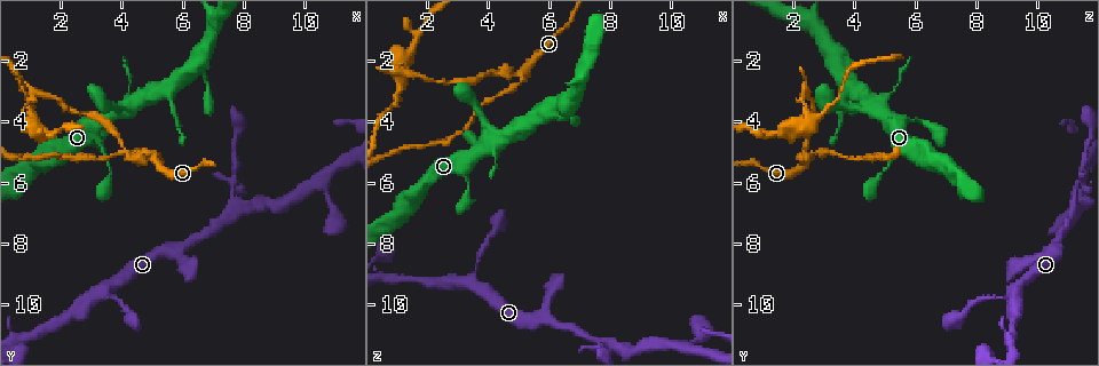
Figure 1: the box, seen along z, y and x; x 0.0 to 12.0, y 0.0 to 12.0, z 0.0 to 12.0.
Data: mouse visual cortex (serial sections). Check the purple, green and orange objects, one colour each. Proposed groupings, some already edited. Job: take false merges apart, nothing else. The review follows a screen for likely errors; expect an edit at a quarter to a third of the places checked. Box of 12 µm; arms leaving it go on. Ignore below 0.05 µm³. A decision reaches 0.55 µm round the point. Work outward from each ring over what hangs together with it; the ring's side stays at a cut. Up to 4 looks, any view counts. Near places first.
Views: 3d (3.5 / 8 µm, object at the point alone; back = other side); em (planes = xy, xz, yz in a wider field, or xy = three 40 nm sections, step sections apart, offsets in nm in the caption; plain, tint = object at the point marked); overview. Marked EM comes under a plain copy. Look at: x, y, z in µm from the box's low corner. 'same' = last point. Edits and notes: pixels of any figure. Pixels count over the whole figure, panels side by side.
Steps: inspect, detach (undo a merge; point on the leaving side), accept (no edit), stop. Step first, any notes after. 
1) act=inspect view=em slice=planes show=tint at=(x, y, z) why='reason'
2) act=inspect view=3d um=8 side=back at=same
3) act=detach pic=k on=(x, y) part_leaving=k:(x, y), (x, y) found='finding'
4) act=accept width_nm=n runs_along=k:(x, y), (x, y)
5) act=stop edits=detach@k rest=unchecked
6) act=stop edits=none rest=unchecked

act=inspect view=3d um=3.5 at=(5.3, 5.4, 2.3) why='branch point'

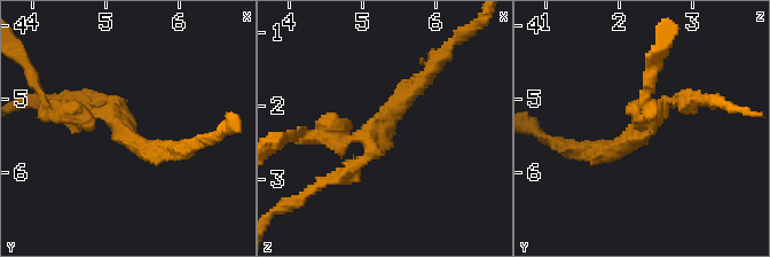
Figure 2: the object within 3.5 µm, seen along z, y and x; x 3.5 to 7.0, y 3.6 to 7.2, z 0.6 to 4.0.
act=detach pic=2 on=(638, 113) arm_widths_nm=200,200,250 part_leaving=2:(653, 110), (650, 64), (659, 51) found='two cells meet here'

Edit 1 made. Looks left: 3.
act=inspect view=overview

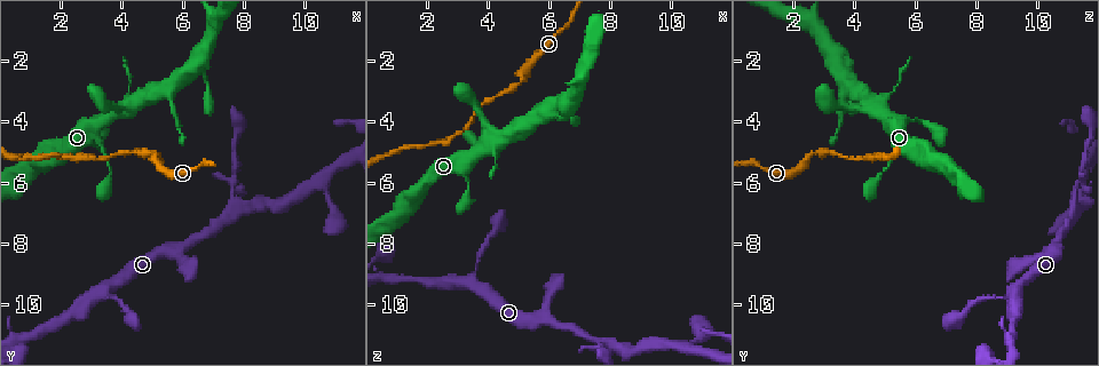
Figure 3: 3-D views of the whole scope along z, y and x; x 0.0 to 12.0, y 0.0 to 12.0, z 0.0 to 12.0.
act=inspect view=3d um=3.5 at=(7.7, 6.2, 11.3) why='sudden change in width'

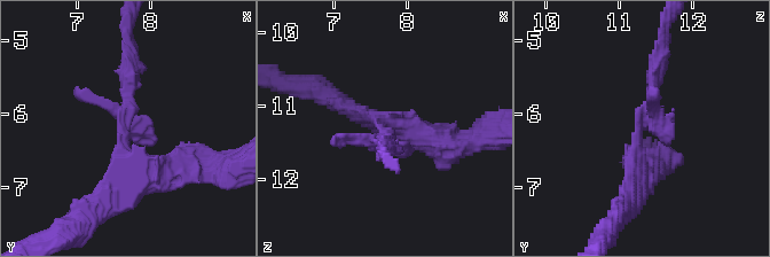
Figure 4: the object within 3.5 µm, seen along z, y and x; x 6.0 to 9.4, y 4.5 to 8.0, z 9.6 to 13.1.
act=inspect view=em slice=planes show=tint at=(7.60, 6.25, 11.25)

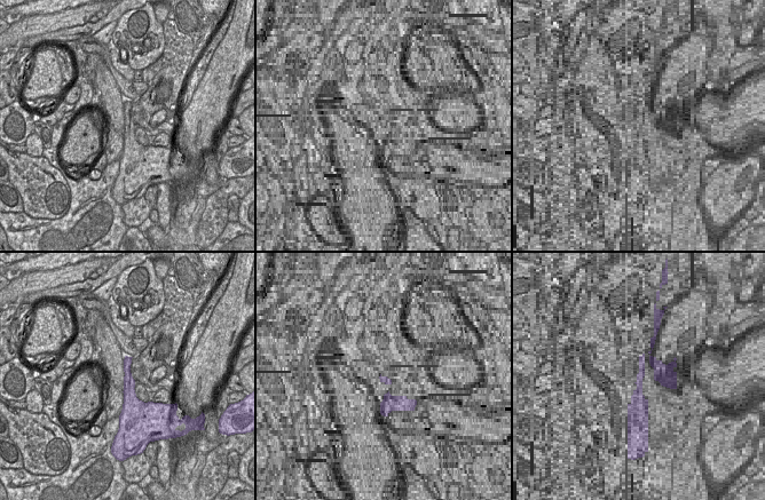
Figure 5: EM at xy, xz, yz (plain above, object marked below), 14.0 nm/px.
act=detach pic=4 on=(376, 146) part_leaving=4:(125, 150), (128, 41) found='two cells meet here'

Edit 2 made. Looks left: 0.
act=stop edits=detach@2,detach@4 rest=unchecked

